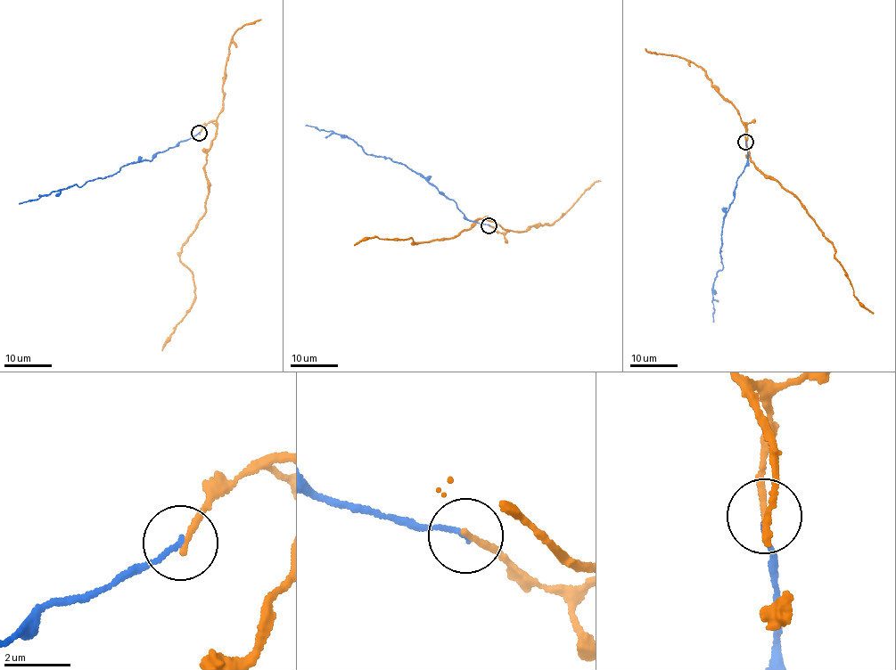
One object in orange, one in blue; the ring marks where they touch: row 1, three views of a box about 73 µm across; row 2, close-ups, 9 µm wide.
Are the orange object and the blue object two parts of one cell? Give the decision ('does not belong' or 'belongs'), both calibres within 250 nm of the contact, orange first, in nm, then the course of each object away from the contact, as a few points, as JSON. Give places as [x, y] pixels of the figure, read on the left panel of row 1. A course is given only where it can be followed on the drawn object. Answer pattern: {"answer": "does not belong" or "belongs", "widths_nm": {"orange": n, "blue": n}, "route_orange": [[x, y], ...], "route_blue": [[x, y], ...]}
{"answer": "does not belong", "widths_nm": {"orange": 190, "blue": 140}, "route_orange": [[200, 132], [217, 125], [203, 215], [179, 257], [195, 296], [161, 350]], "route_blue": [[199, 132], [157, 154], [150, 161], [142, 159], [127, 165], [114, 174], [19, 203]]}

